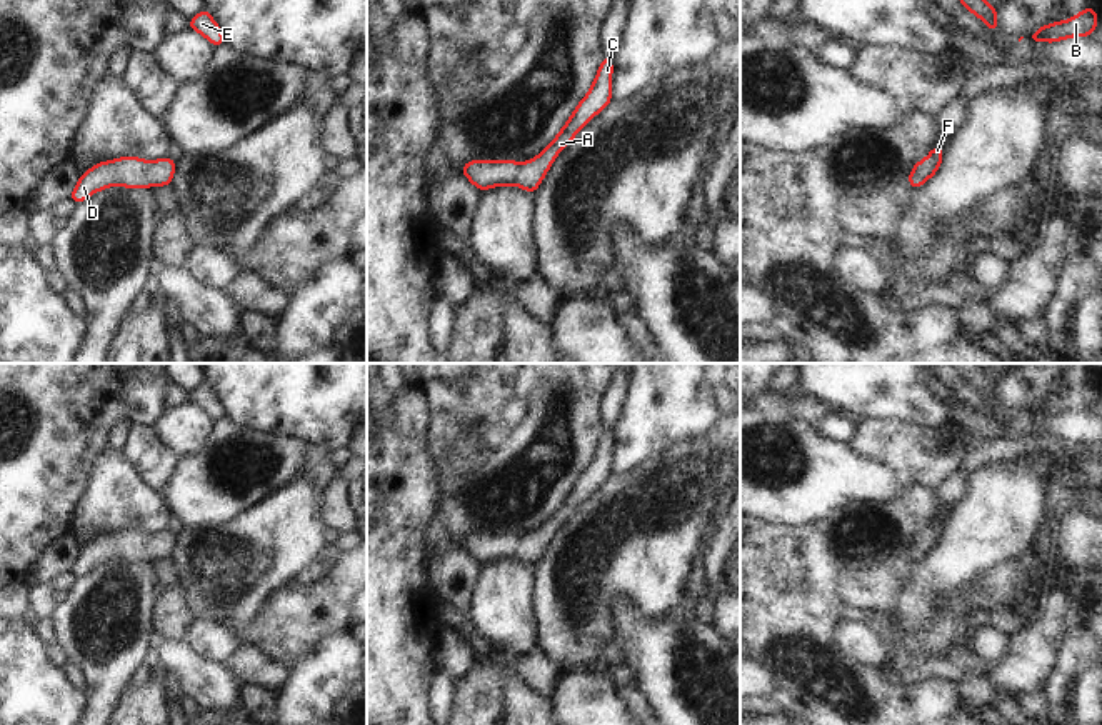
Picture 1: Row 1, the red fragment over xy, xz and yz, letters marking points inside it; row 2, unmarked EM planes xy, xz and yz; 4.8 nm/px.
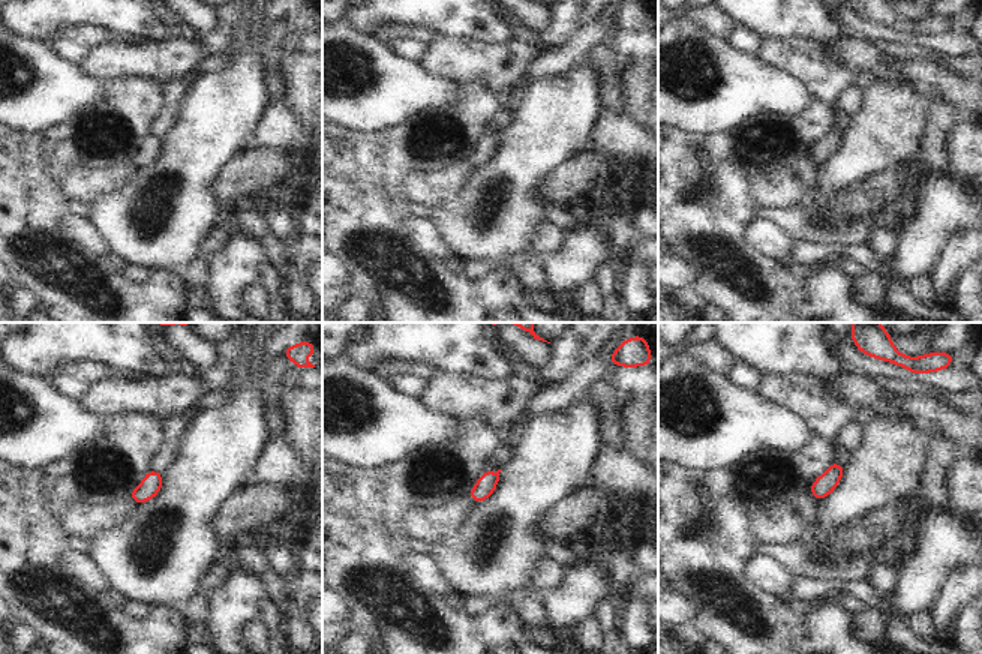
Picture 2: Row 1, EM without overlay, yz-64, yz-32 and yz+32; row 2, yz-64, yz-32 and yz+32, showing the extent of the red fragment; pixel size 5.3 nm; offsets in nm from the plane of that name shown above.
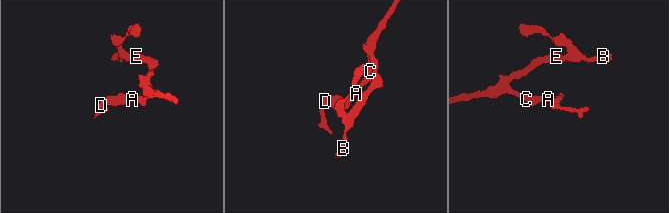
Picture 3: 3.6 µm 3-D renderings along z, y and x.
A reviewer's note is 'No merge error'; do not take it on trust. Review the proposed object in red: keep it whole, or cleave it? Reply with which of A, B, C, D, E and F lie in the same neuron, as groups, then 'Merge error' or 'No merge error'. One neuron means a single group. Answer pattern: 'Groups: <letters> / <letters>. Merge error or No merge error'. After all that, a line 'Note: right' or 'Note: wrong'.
Groups: A B C D E F. No merge error
Note: right

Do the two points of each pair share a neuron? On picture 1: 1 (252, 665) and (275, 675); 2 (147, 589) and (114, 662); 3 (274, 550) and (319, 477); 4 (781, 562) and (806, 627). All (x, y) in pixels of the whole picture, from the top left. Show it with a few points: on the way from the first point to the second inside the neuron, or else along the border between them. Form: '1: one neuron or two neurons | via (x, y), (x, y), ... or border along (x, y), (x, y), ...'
1: one neuron | via (257, 669), (270, 675)
2: one neuron | via (140, 607), (140, 632), (132, 644)
3: two neurons | border along (302, 475), (322, 492)
4: one neuron | via (781, 579), (781, 602), (789, 610)

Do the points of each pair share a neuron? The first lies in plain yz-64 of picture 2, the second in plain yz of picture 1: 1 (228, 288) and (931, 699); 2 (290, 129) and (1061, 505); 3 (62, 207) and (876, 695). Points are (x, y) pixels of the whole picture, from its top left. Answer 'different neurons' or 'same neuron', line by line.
1: different neurons
2: different neurons
3: same neuron

